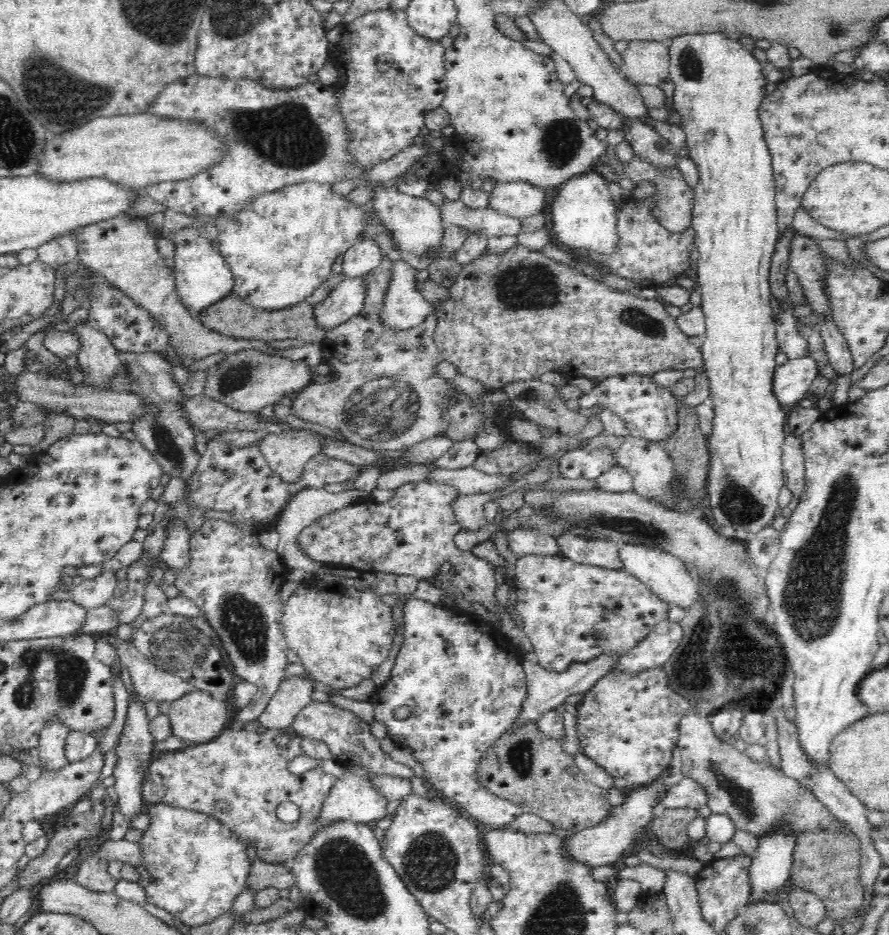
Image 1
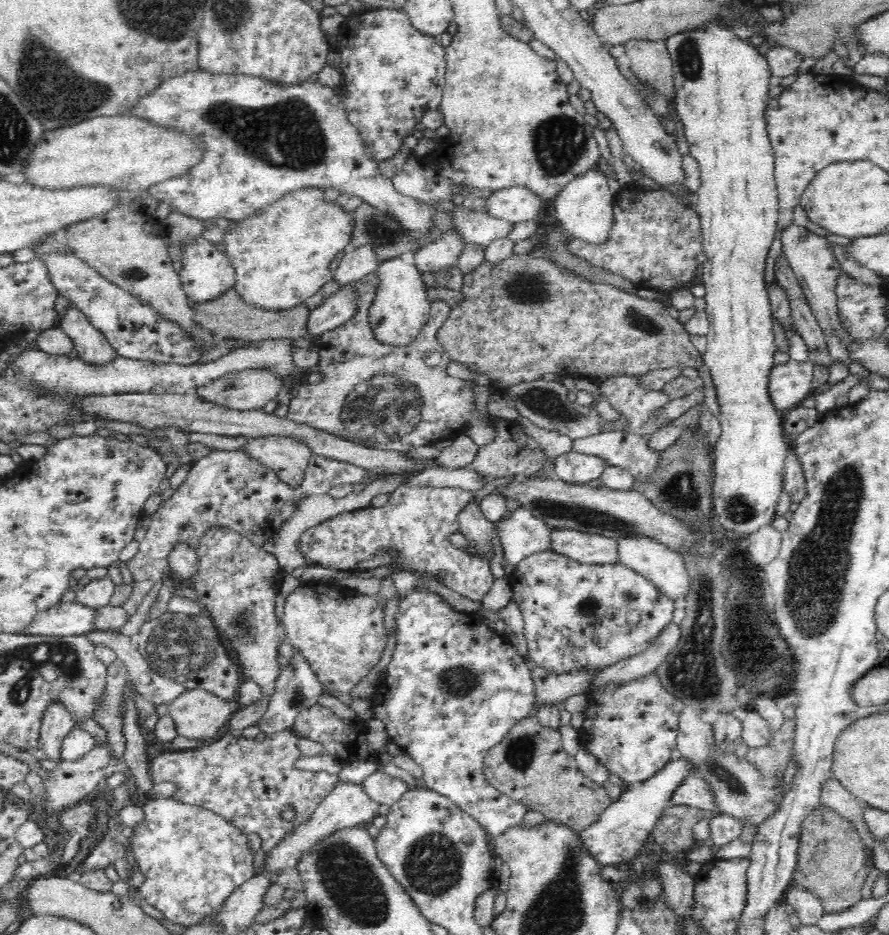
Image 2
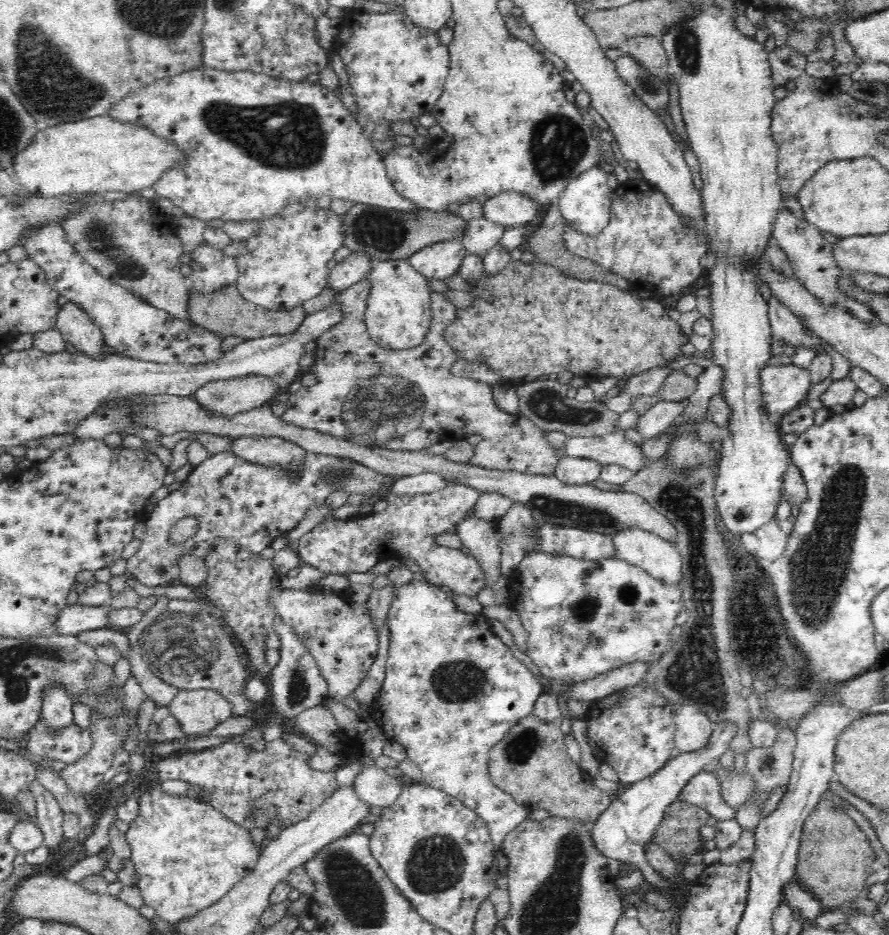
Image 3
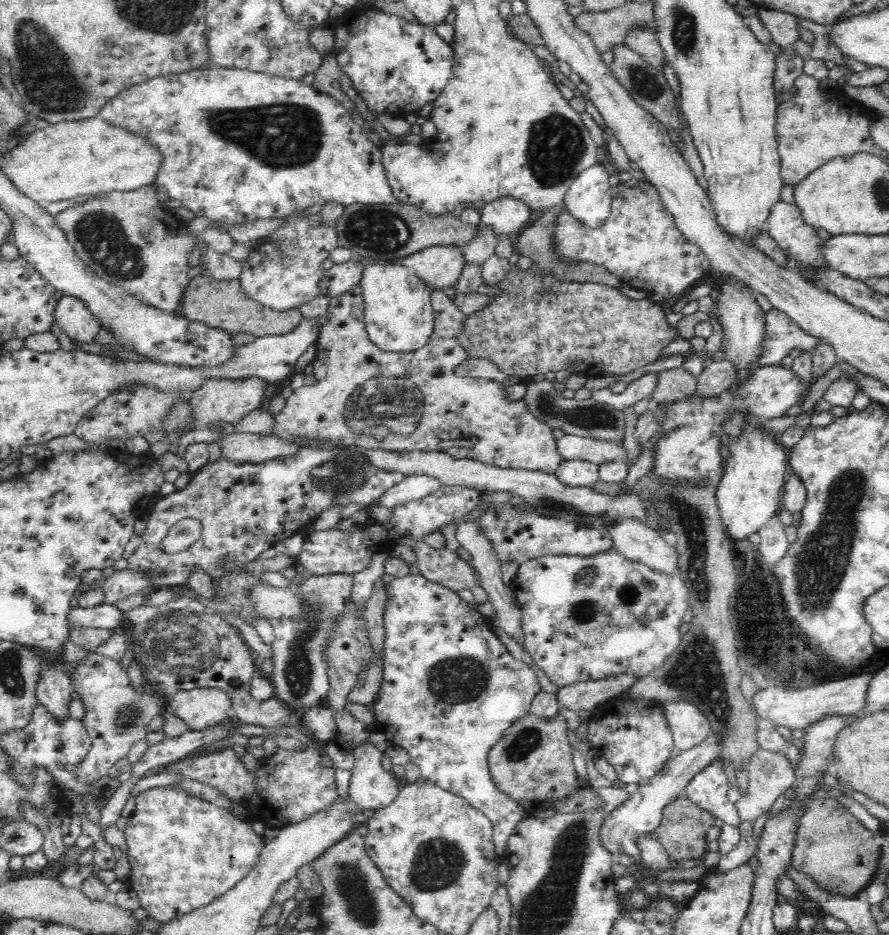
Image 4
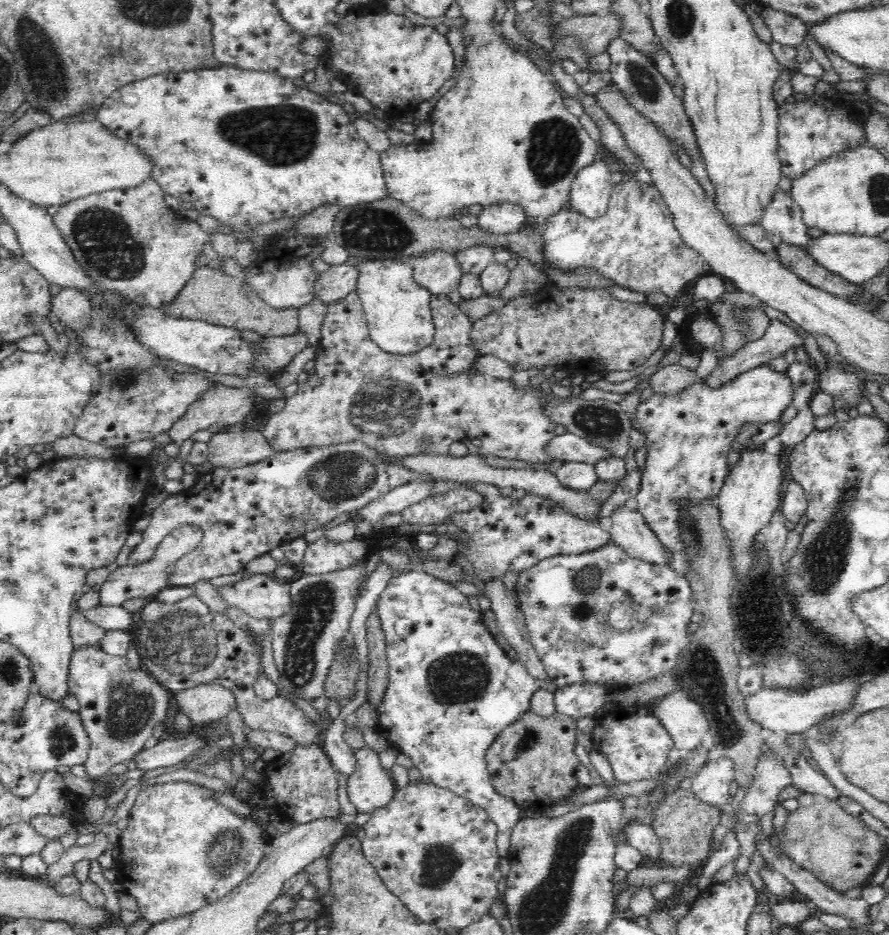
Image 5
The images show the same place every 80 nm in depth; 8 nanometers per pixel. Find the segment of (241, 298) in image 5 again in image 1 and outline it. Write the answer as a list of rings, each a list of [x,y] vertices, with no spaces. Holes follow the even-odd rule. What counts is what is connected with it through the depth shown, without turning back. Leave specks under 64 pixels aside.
[[[230,292],[226,298],[220,302],[208,306],[200,314],[199,319],[208,330],[218,331],[220,334],[245,339],[256,339],[261,341],[286,340],[295,338],[302,343],[319,343],[326,338],[328,329],[320,326],[316,315],[314,315],[314,305],[307,300],[280,310],[257,309],[252,305],[240,300],[234,293]]]

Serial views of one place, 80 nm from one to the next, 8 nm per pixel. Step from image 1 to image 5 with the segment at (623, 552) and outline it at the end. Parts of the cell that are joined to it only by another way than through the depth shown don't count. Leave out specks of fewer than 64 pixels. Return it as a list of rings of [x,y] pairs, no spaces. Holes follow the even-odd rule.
[[[631,503],[614,510],[611,518],[611,541],[628,556],[656,566],[670,565],[672,550],[664,546],[643,515],[634,510]]]

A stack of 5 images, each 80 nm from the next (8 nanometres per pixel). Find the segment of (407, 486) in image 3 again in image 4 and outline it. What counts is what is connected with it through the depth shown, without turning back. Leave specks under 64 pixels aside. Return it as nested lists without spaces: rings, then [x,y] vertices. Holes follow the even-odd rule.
[[[412,475],[404,477],[398,484],[382,494],[374,505],[394,509],[401,504],[410,502],[410,500],[422,499],[436,492],[442,485],[442,481],[431,476]]]

